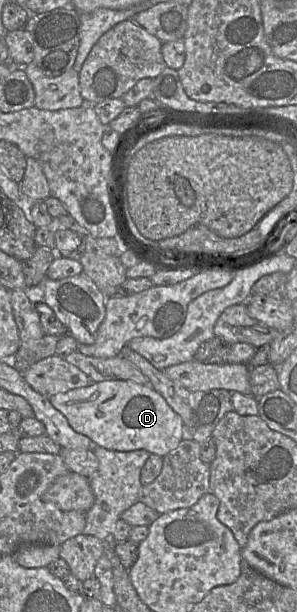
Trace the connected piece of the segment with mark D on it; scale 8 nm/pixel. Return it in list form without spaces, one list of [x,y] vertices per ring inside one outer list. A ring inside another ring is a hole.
[[[124,380],[92,382],[85,387],[58,393],[49,400],[75,432],[107,450],[146,450],[163,457],[177,448],[185,437],[181,416],[149,384]]]

